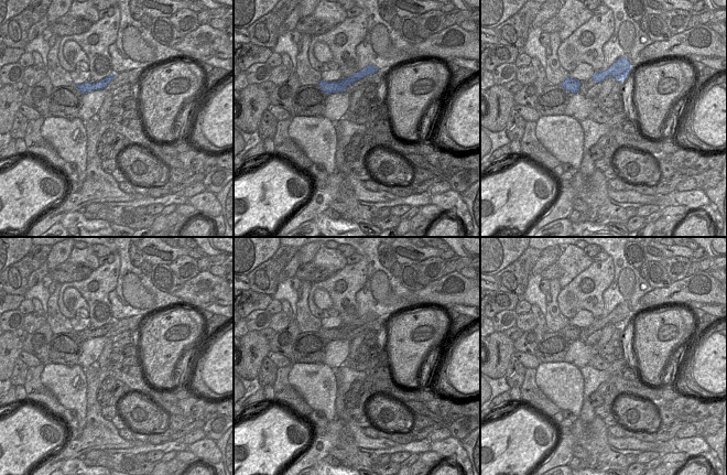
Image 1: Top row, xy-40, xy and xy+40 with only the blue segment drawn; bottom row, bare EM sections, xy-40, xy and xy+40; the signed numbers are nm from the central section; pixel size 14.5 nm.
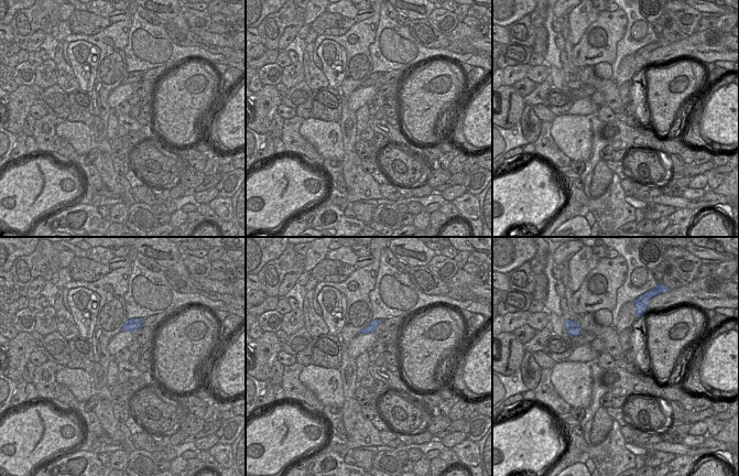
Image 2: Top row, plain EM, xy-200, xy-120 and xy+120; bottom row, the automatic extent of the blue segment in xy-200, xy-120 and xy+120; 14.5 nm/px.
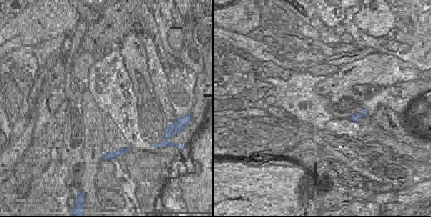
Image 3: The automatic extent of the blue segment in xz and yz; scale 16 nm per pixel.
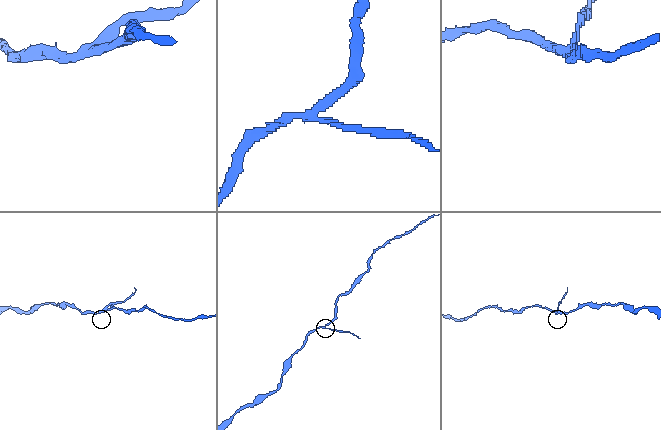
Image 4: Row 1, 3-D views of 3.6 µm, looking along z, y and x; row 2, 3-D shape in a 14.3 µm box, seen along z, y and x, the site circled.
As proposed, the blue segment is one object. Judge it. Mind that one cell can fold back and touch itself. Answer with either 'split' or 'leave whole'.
split

